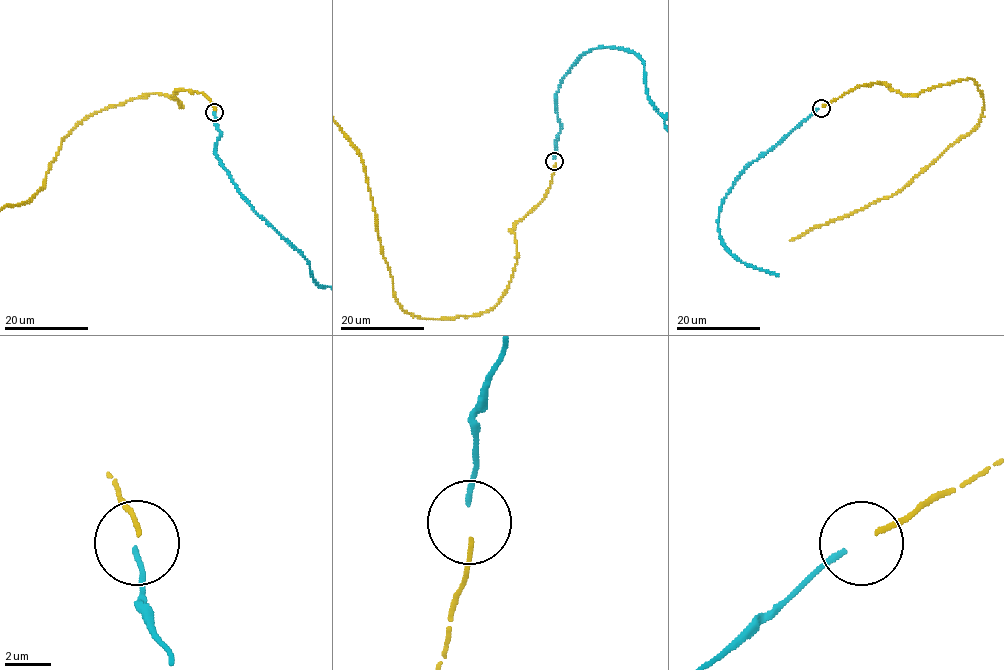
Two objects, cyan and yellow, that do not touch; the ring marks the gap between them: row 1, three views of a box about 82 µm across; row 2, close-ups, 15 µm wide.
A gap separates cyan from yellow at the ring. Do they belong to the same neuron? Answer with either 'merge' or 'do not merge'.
merge

